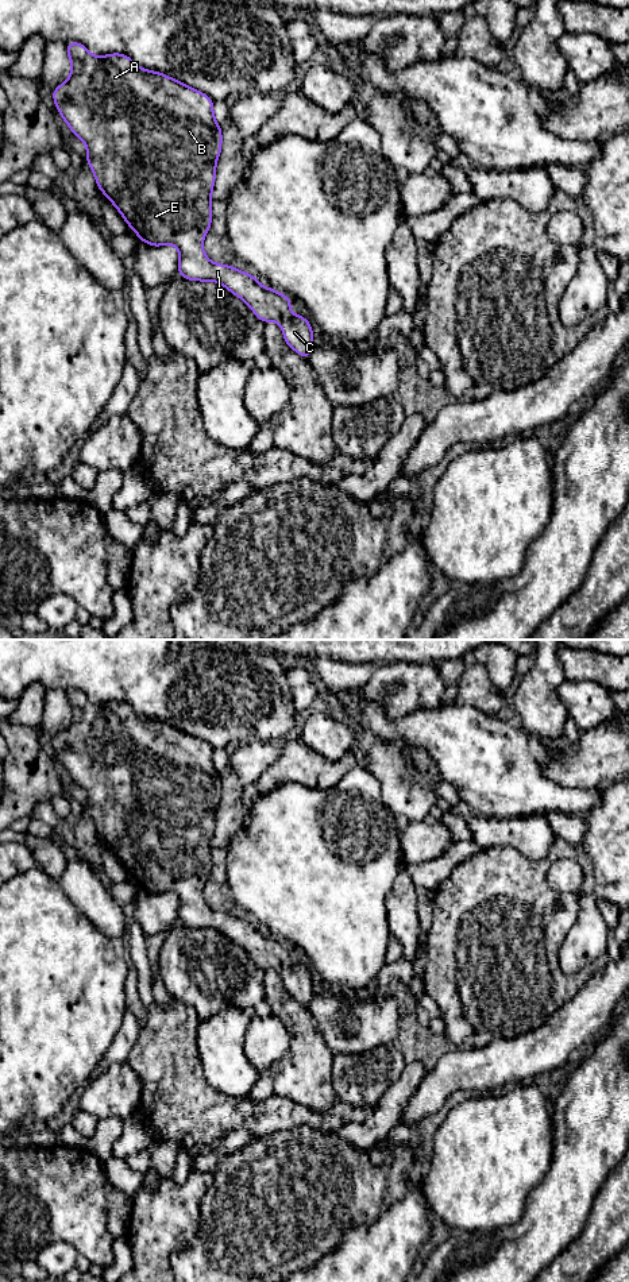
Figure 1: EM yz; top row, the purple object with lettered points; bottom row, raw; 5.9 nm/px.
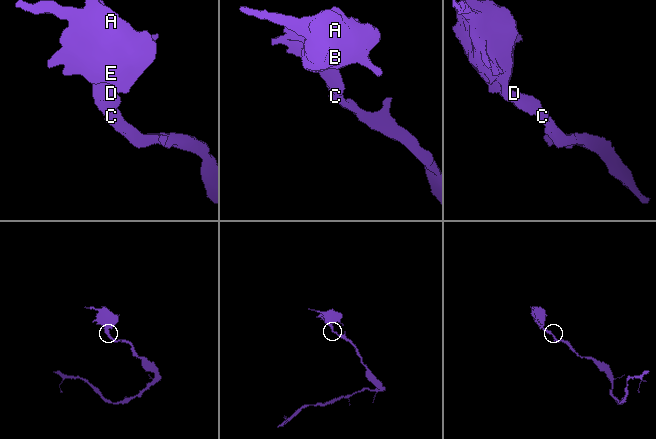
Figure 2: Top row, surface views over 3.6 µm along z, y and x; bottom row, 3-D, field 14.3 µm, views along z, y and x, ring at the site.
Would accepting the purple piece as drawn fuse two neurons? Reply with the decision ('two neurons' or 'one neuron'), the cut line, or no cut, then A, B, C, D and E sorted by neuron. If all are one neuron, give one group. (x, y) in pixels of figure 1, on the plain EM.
one neuron; no cut; A B C D E

